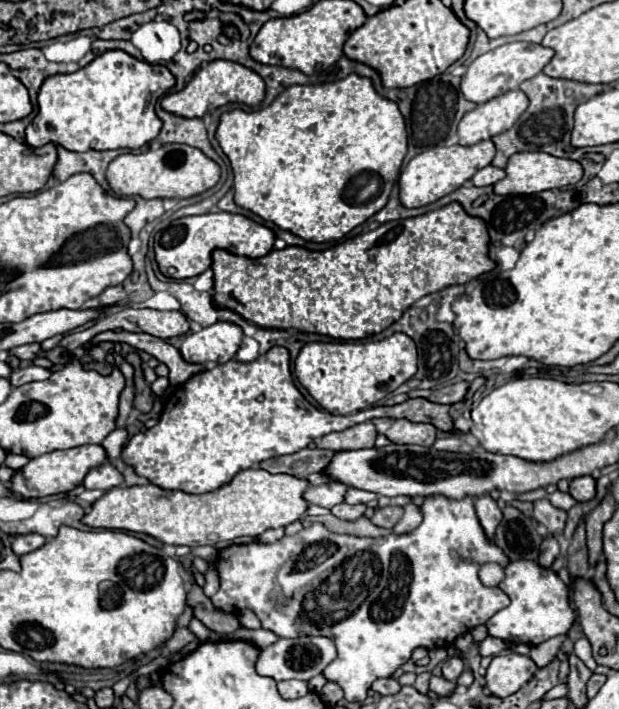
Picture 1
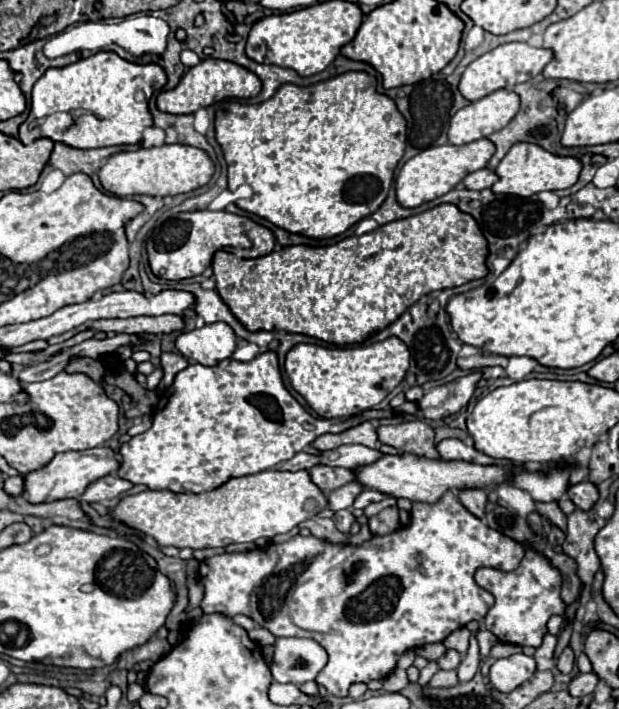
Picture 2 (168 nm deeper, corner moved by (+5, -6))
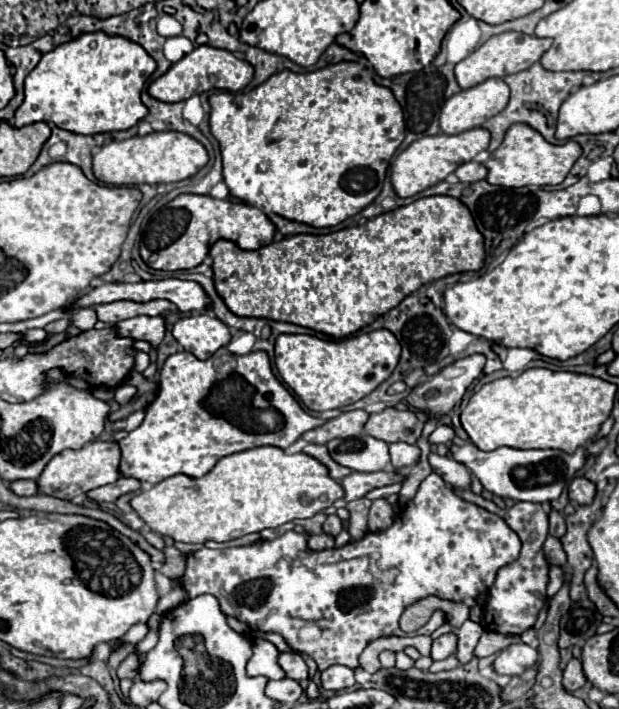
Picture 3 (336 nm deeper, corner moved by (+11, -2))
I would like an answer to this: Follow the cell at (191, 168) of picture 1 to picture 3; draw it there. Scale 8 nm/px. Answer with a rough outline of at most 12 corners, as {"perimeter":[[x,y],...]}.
{"perimeter":[[184,132],[104,144],[96,180],[166,184],[194,176],[206,148]]}

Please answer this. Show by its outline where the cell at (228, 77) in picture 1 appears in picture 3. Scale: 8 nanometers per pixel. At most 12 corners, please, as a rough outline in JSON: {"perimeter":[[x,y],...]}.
{"perimeter":[[202,44],[148,86],[162,102],[238,92],[254,68]]}

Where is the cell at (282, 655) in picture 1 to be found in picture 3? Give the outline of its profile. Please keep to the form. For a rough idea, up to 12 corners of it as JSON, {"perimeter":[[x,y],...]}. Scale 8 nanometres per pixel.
{"perimeter":[[280,654],[288,678],[308,680],[308,666],[298,654]]}

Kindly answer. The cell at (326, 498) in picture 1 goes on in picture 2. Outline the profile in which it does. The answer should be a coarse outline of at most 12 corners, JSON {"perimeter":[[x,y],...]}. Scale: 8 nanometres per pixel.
{"perimeter":[[358,482],[328,492],[328,508],[350,508],[364,488]]}

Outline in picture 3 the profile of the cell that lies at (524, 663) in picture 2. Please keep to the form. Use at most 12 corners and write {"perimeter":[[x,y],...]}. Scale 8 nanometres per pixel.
{"perimeter":[[510,644],[494,660],[498,674],[516,676],[538,662],[530,644]]}

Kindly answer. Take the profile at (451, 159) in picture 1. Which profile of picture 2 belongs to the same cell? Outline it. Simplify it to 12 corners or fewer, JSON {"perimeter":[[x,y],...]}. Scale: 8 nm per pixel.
{"perimeter":[[486,138],[432,146],[396,176],[400,206],[454,190],[494,154]]}

